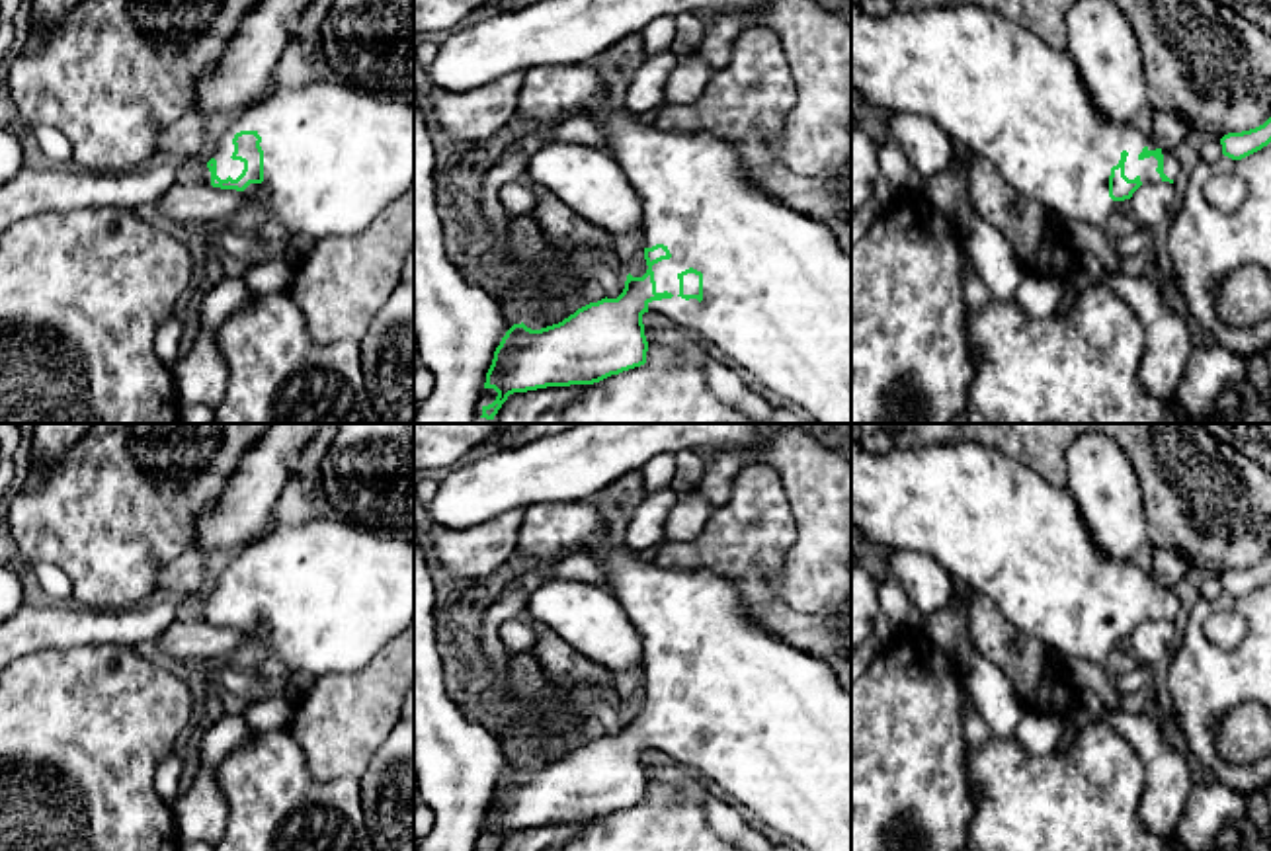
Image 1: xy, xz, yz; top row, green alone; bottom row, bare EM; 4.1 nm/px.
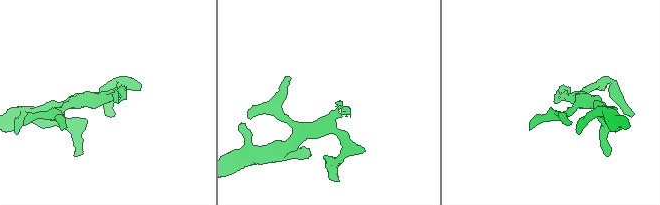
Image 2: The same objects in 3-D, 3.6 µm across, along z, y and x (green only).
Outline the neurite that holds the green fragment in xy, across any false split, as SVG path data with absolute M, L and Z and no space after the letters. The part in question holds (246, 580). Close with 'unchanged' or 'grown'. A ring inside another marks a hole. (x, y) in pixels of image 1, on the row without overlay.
M332 511L299 525L279 523L228 564L211 597L195 603L193 613L207 623L244 630L267 646L291 673L361 671L414 619L414 543L408 535L373 533Z; grown

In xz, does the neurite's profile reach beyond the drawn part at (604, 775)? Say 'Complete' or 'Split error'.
Split error

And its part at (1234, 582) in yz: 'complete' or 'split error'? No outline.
complete

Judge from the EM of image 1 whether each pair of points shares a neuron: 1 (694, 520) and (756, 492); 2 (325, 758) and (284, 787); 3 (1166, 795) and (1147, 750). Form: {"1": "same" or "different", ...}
{"1": "different", "2": "different", "3": "same"}

